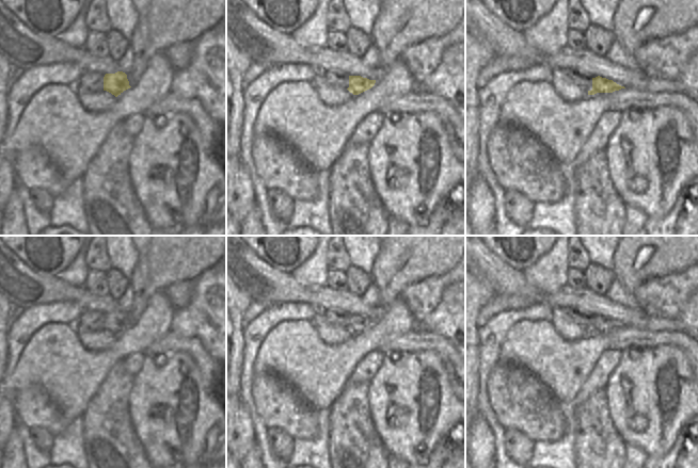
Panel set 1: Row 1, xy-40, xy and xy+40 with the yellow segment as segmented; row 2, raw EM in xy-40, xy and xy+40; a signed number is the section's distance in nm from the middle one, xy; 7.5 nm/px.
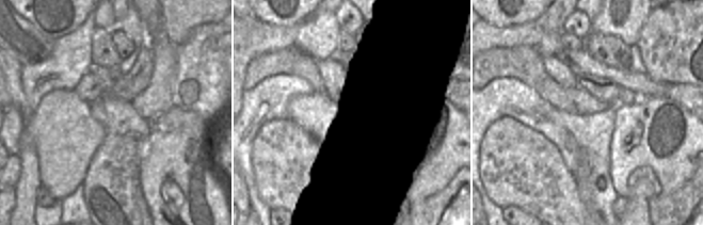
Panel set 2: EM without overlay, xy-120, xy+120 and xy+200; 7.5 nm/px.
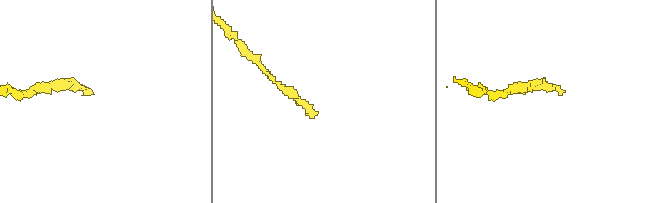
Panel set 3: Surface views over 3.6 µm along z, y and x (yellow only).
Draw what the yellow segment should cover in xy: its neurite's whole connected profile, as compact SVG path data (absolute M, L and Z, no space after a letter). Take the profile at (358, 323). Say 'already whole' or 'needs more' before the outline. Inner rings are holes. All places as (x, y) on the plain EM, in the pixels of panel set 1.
already whole; M349 314L349 326L347 327L353 334L359 334L369 327L376 322L376 319L369 319L361 314Z

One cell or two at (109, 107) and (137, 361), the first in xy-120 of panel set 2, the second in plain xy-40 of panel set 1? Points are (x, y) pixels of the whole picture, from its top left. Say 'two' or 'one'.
two

